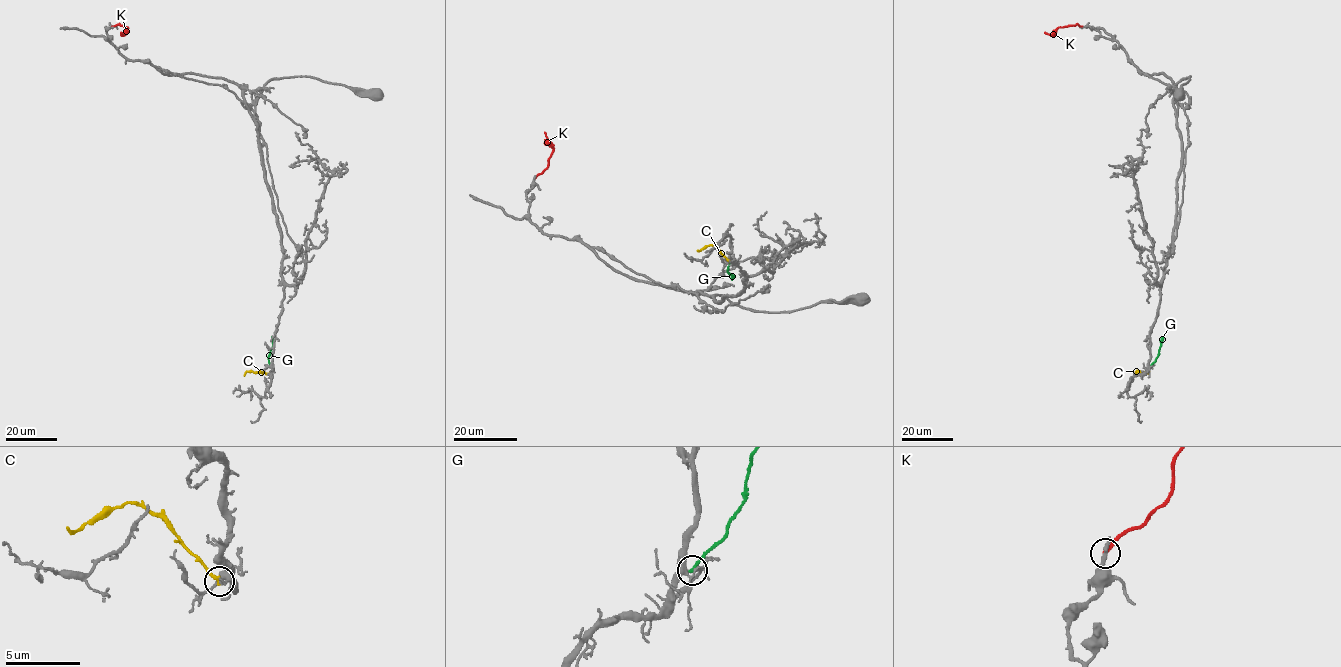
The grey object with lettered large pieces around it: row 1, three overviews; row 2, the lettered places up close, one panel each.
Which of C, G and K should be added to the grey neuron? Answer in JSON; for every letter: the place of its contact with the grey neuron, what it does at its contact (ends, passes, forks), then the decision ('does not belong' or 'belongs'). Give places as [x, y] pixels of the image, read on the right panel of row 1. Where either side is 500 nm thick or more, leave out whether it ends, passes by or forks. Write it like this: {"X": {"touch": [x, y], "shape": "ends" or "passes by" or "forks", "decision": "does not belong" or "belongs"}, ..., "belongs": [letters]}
{"C": {"touch": [1149, 373], "shape": "ends", "decision": "does not belong"}, "G": {"touch": [1149, 367], "shape": "ends", "decision": "does not belong"}, "K": {"touch": [1082, 26], "shape": "ends", "decision": "does not belong"}, "belongs": []}

